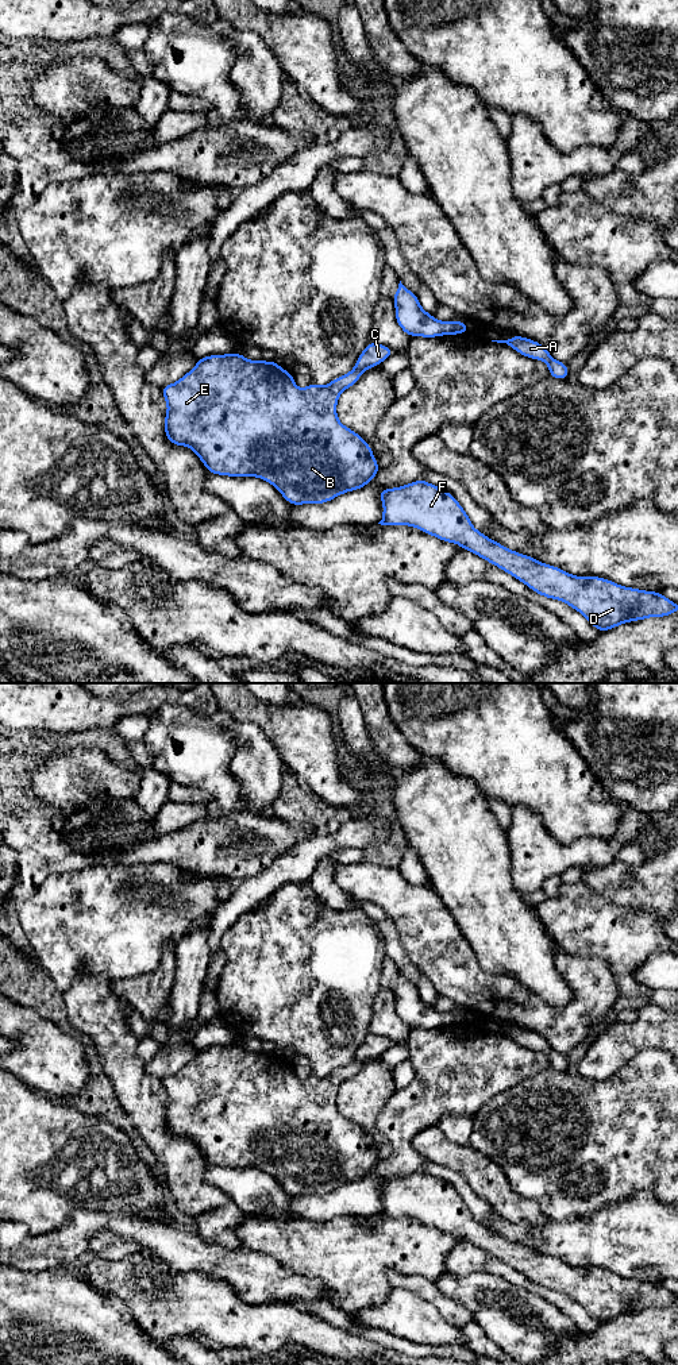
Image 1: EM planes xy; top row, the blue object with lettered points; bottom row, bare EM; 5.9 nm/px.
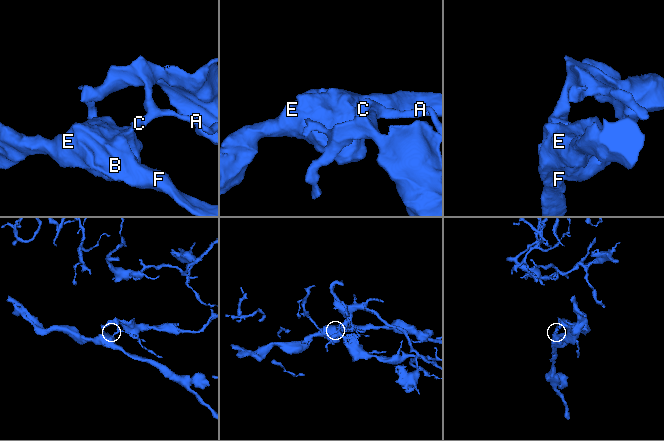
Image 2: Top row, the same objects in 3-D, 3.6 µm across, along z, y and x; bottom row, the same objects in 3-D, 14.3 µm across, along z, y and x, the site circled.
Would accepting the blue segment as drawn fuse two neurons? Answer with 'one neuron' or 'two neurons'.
two neurons

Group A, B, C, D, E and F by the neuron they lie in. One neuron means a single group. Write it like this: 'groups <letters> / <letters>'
groups A C / B D E F

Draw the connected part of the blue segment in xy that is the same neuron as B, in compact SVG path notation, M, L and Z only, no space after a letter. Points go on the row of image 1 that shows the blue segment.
M239 352L200 358L176 383L161 387L167 404L165 436L174 446L189 447L211 474L255 477L271 483L290 505L325 504L339 494L370 483L381 470L371 447L336 416L340 393L354 386L362 371L353 369L327 383L298 389L293 374L276 360L250 360Z

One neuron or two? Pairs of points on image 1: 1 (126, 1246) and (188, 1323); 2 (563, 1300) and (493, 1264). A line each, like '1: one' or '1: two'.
1: two
2: one

